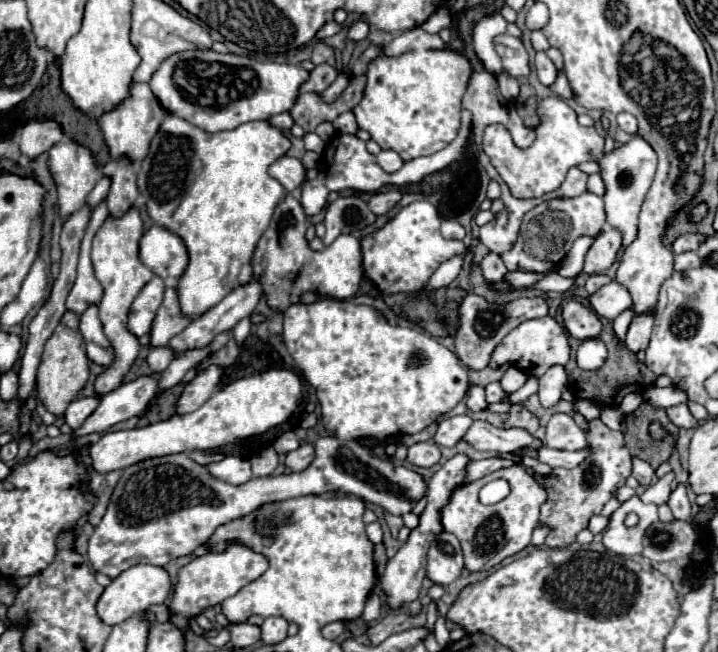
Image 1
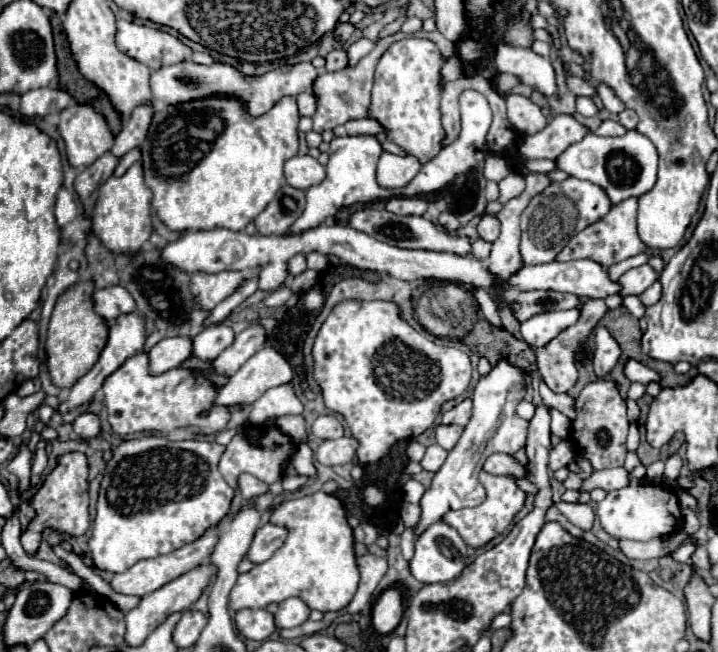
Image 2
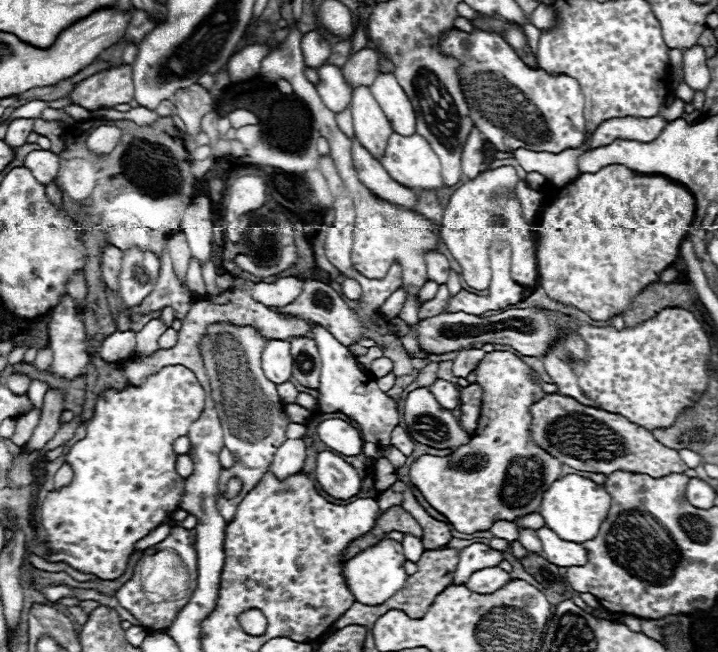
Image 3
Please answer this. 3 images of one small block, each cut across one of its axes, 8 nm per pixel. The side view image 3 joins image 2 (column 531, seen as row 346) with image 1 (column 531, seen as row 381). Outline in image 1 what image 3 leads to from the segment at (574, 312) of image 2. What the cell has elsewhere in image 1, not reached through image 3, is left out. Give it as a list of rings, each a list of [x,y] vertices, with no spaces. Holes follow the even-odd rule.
[[[544,316],[544,318],[536,318],[536,320],[526,320],[520,326],[516,326],[512,332],[508,332],[506,338],[496,346],[490,366],[498,368],[502,364],[510,364],[528,376],[540,378],[554,364],[566,366],[568,360],[570,360],[570,342],[568,342],[568,334],[566,334],[564,326],[558,320],[554,320],[552,316]]]

